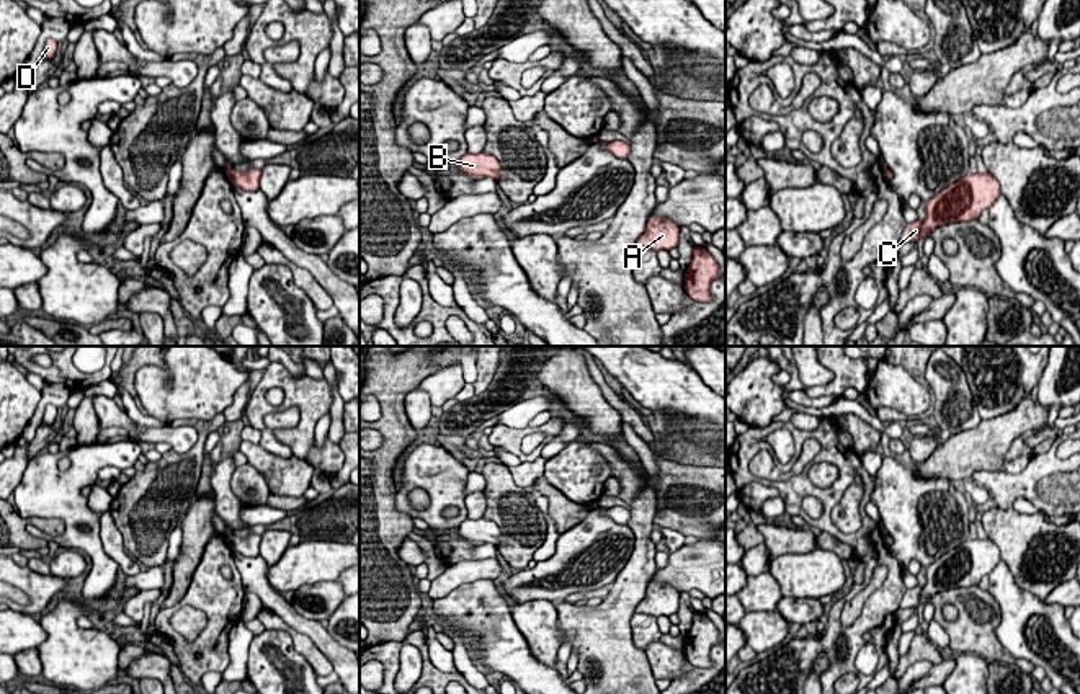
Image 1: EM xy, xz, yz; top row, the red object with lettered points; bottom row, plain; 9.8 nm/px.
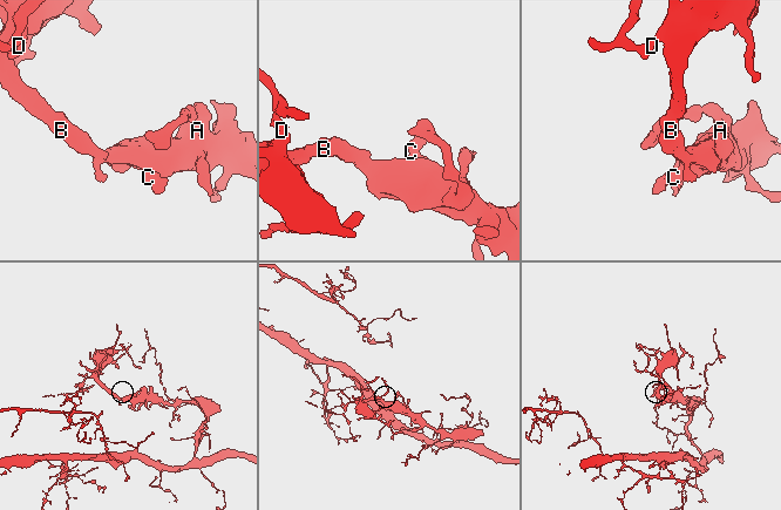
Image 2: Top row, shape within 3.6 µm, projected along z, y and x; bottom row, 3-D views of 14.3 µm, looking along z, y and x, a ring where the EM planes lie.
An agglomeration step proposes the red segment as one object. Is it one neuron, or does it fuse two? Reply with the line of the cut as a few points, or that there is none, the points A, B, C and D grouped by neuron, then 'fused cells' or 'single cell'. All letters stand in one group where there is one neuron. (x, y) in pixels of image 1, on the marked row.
no cut | A B C D | single cell

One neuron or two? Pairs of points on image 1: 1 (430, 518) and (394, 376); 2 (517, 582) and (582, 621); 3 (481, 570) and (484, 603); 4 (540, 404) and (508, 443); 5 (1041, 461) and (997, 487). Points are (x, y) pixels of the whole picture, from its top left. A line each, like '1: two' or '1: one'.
1: two
2: two
3: two
4: two
5: one

